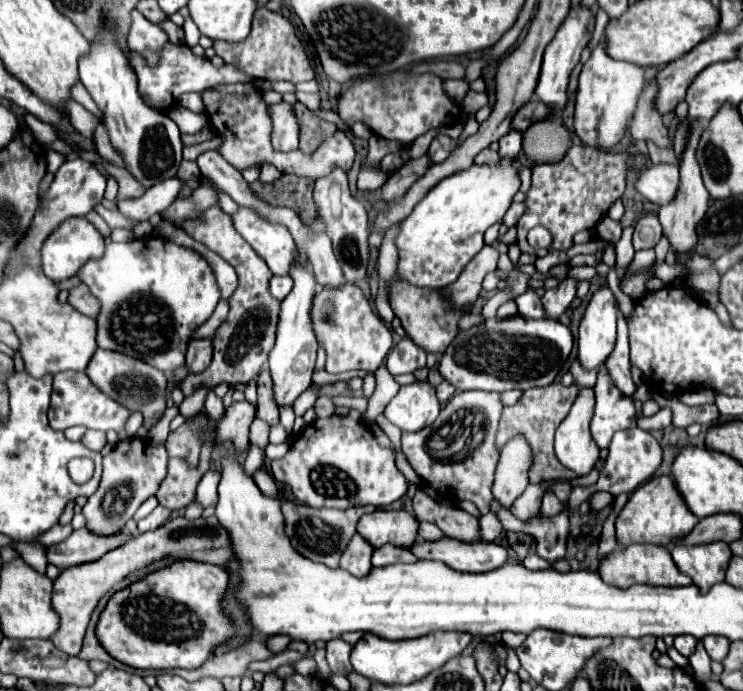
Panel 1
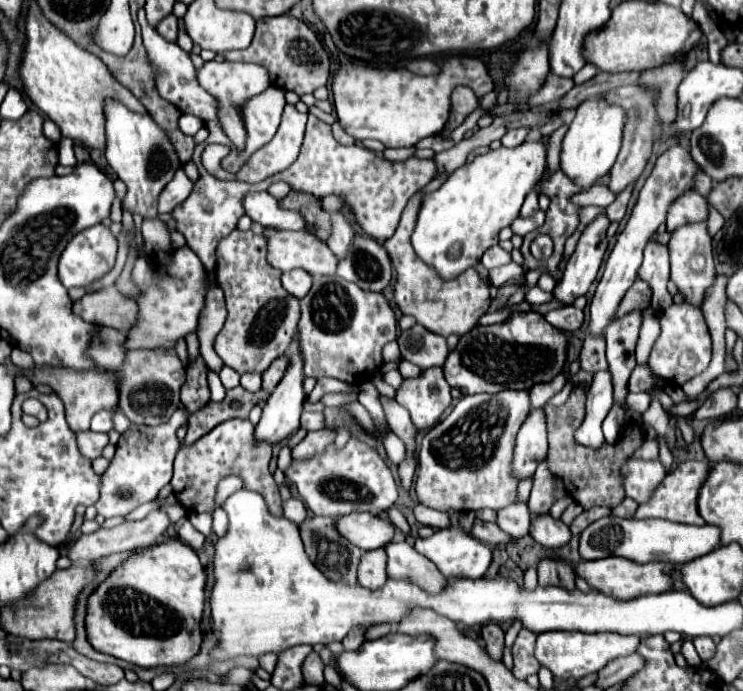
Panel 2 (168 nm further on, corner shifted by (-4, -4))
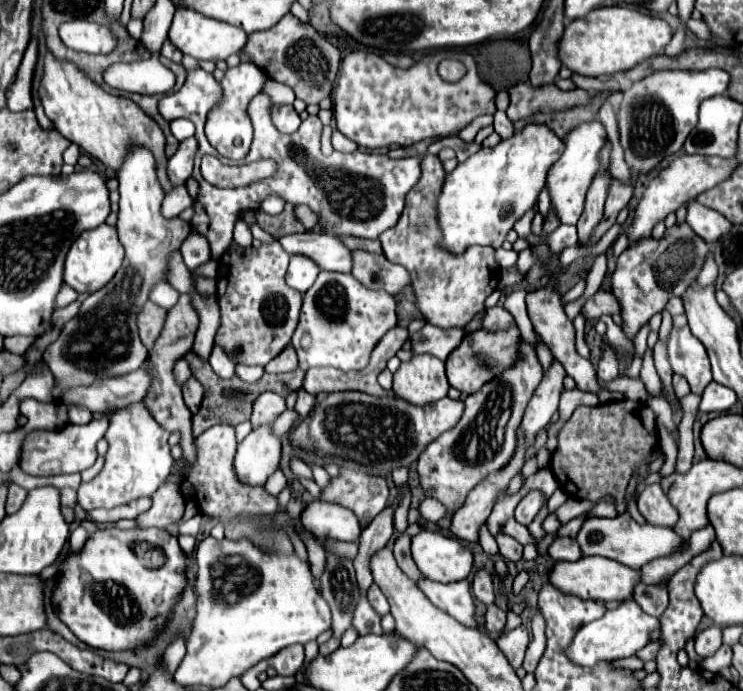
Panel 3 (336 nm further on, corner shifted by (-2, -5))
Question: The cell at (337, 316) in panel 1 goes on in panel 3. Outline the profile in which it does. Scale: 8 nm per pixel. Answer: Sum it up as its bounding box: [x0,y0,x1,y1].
[292,271,396,371]

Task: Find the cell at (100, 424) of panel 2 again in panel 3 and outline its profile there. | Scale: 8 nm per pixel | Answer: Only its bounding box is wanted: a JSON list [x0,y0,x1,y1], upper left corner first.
[68,409,92,425]

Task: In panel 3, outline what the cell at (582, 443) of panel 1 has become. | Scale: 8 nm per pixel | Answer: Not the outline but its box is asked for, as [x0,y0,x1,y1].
[596,349,618,381]

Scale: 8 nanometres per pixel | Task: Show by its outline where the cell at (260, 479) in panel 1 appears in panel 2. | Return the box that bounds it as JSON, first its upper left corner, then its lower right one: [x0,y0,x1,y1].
[284,498,306,526]

